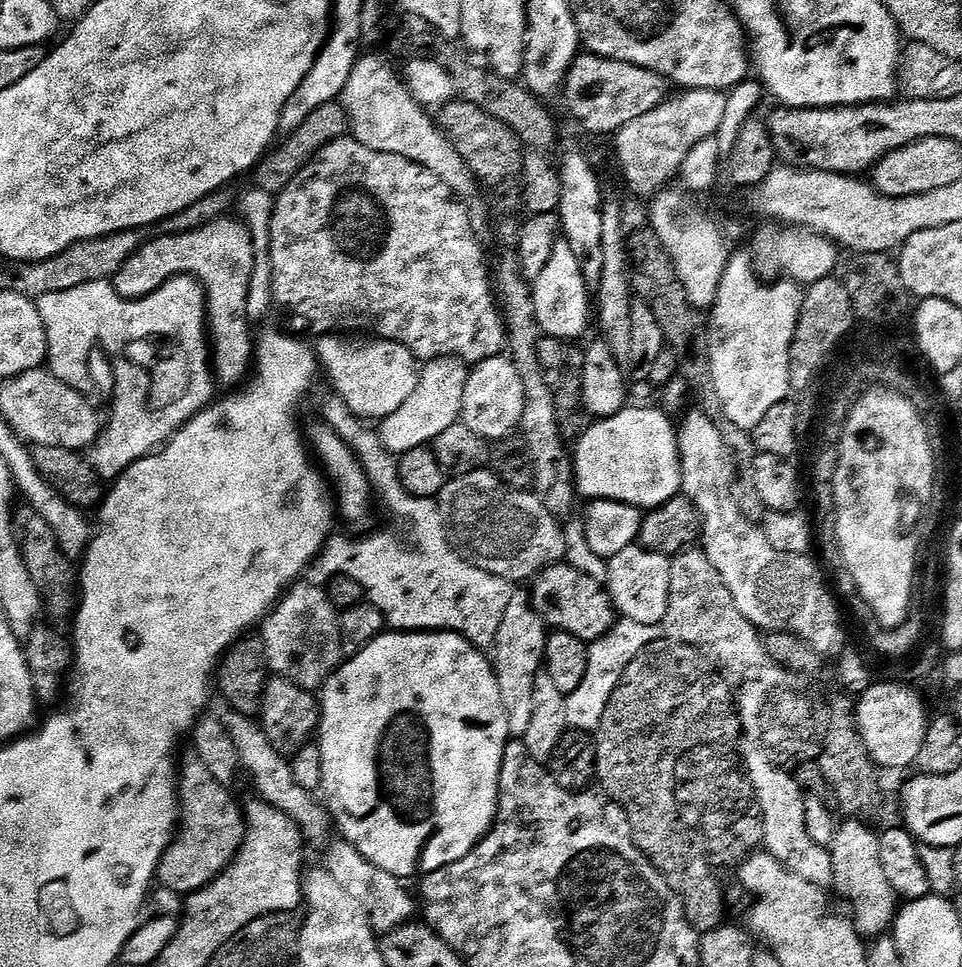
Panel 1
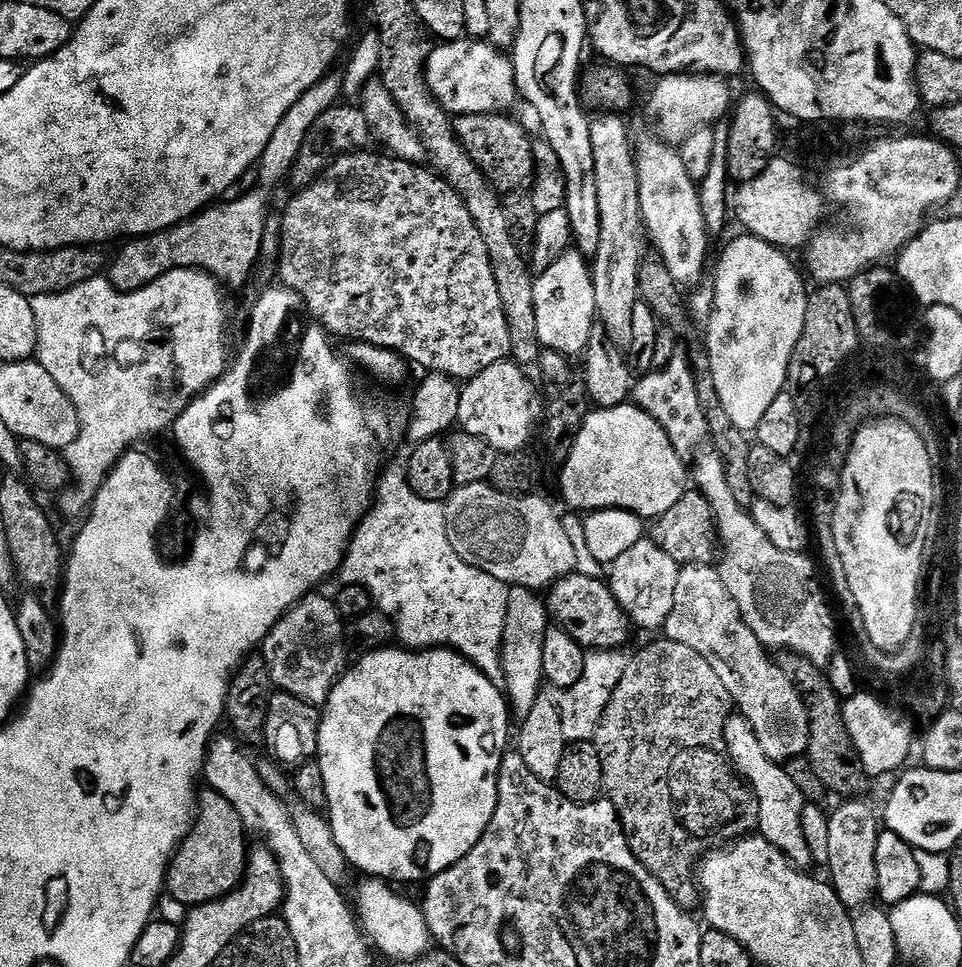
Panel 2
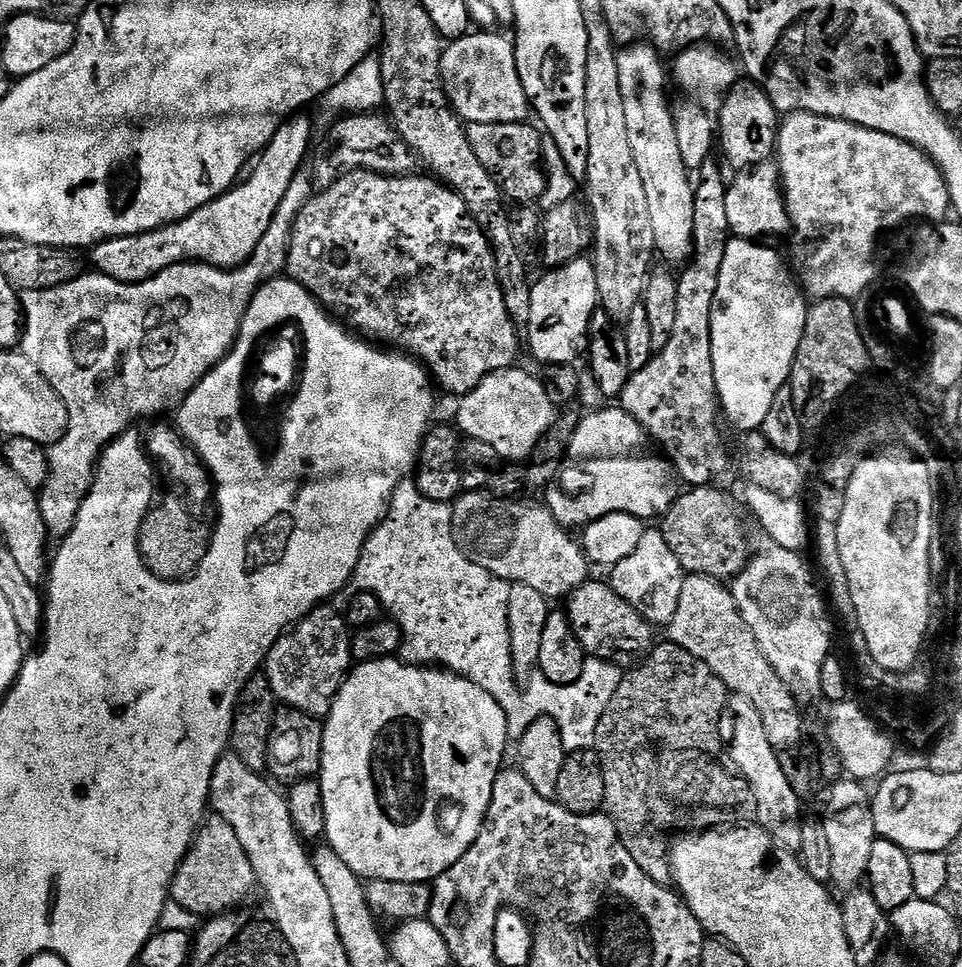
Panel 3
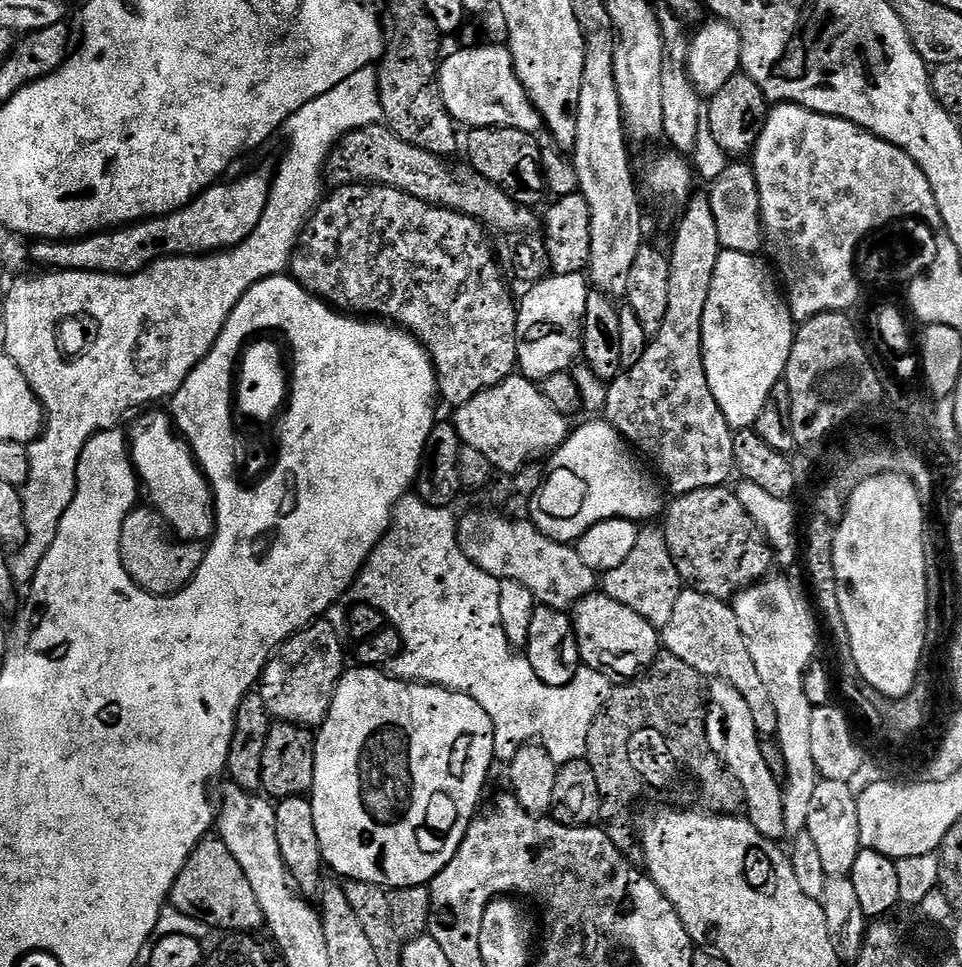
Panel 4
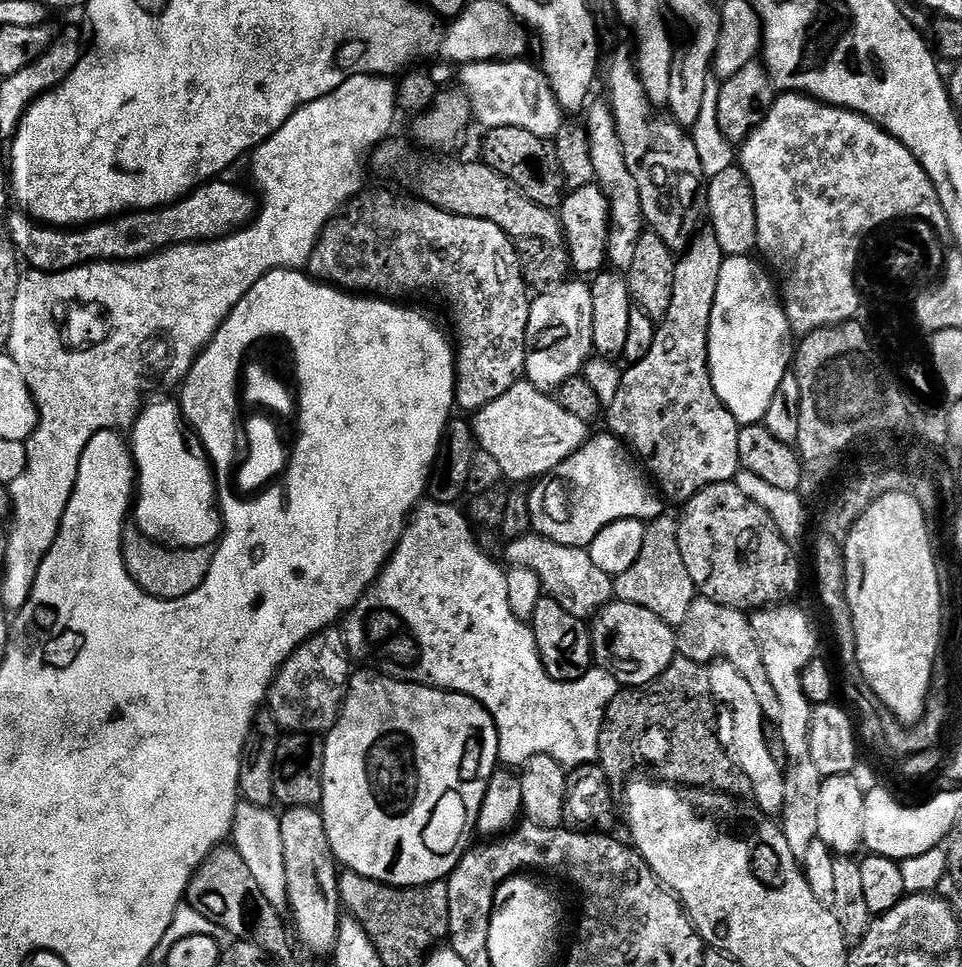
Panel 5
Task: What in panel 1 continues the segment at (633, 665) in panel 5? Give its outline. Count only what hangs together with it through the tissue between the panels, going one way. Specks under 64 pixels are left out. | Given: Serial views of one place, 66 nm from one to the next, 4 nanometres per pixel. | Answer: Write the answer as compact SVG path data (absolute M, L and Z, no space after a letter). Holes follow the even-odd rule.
M567 562L551 564L535 577L530 584L530 595L534 610L549 629L574 634L574 638L585 642L595 642L602 638L618 619L605 585L588 574L580 573Z

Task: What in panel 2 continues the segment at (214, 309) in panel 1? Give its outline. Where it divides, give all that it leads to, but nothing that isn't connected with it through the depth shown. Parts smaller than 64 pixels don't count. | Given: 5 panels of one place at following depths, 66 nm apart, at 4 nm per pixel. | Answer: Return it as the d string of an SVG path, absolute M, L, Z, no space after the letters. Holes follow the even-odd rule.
M256 188L237 200L227 200L213 203L192 219L165 232L129 239L125 243L128 245L113 260L111 257L106 279L119 292L133 292L162 278L162 274L173 272L175 268L198 268L224 286L229 284L236 288L246 283L262 256L264 229L270 218L268 196L262 189Z

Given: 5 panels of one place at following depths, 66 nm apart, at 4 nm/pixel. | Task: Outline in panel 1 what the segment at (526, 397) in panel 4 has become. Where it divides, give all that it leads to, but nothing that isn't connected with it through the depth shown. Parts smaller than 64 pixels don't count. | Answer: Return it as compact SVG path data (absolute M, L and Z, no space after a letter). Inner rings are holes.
M501 354L483 360L468 373L466 394L462 394L462 410L460 419L474 434L489 442L504 442L513 431L519 429L520 419L524 413L524 391L522 378L518 378L518 370L507 355Z

